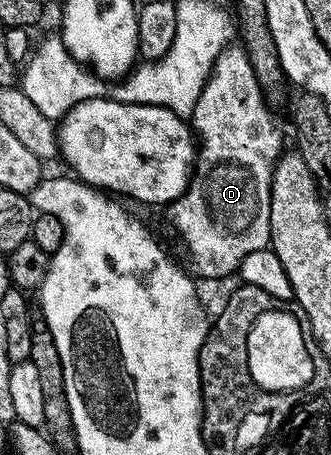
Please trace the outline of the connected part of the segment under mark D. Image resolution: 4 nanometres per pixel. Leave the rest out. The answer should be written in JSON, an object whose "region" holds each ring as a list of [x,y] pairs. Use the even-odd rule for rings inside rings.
{"region":[[[234,43],[222,50],[222,54],[214,60],[214,69],[210,73],[210,78],[206,80],[206,86],[202,88],[200,99],[196,103],[192,114],[192,128],[196,134],[196,160],[194,162],[194,172],[190,178],[190,186],[176,200],[171,201],[168,206],[170,212],[170,225],[178,232],[178,237],[182,240],[182,245],[186,248],[186,253],[190,256],[190,261],[194,264],[193,272],[199,278],[202,277],[226,277],[229,273],[237,274],[242,268],[242,261],[252,255],[252,251],[260,251],[267,248],[270,243],[270,204],[272,203],[272,175],[274,174],[274,162],[278,160],[283,152],[282,137],[278,134],[278,125],[274,122],[274,117],[270,114],[270,109],[266,106],[264,86],[258,82],[256,71],[252,69],[252,63],[246,57],[246,51],[241,44]]]}

